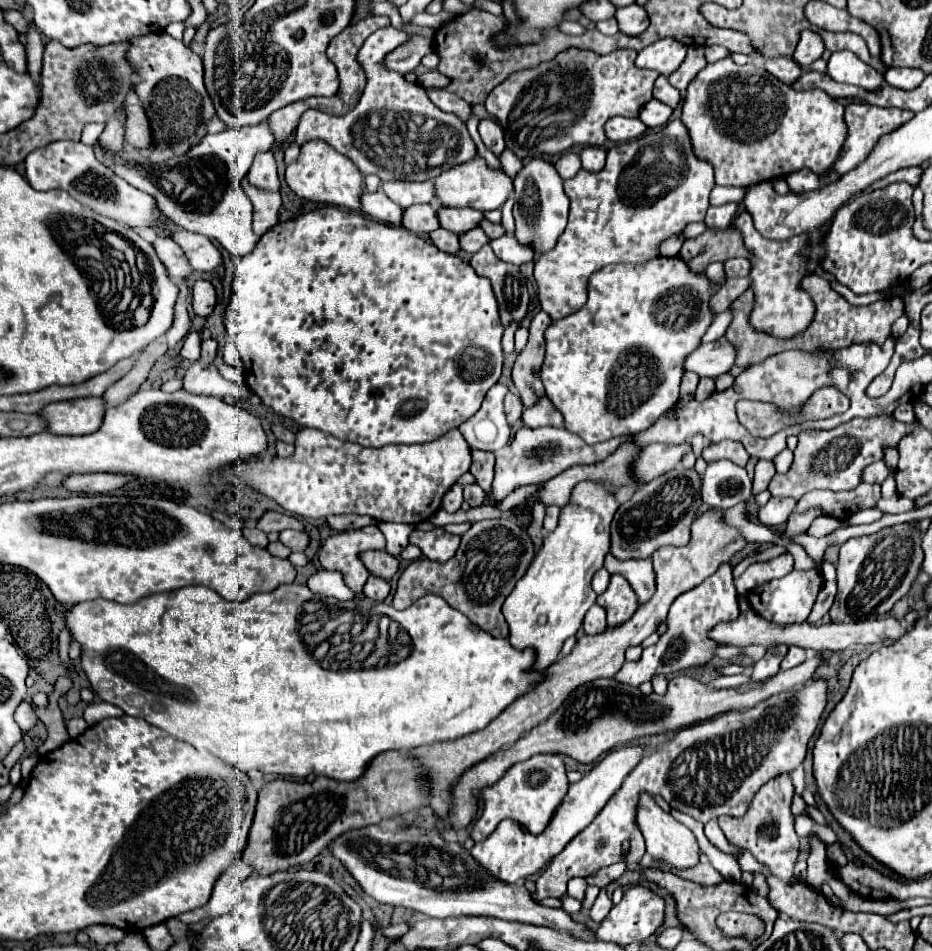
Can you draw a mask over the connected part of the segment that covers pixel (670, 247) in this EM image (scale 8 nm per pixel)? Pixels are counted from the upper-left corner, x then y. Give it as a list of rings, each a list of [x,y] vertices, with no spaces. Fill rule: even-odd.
[[[683,233],[672,235],[668,239],[664,240],[660,245],[660,254],[664,256],[677,255],[685,241]]]

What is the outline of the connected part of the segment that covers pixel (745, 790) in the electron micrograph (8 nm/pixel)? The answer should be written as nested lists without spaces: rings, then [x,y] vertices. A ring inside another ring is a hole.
[[[816,679],[798,691],[772,695],[748,711],[722,713],[720,717],[682,729],[668,747],[662,747],[654,755],[642,759],[642,763],[638,763],[638,767],[626,777],[622,787],[612,795],[594,821],[554,859],[550,859],[548,867],[536,881],[534,899],[562,897],[566,893],[568,879],[590,877],[612,863],[640,863],[642,833],[638,831],[636,811],[642,793],[652,797],[662,795],[672,809],[686,813],[700,823],[722,815],[742,817],[762,783],[768,783],[782,773],[792,773],[798,765],[802,765],[806,745],[826,707],[826,693],[826,681]],[[600,839],[606,839],[602,849],[596,847]],[[624,841],[630,841],[630,851],[624,851]]]

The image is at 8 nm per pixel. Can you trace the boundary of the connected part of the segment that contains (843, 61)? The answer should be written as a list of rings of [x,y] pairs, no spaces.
[[[836,51],[828,59],[828,69],[826,69],[834,81],[838,83],[848,83],[856,85],[868,91],[874,91],[882,87],[884,83],[884,73],[878,69],[870,67],[868,63],[862,63],[854,53],[850,51]]]

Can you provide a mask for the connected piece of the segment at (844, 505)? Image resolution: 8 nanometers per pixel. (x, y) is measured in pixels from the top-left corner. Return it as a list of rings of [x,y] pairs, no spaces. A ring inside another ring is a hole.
[[[860,483],[856,489],[844,491],[844,493],[832,493],[832,491],[806,493],[798,501],[794,513],[806,513],[812,507],[820,507],[824,517],[834,517],[842,521],[842,519],[850,519],[858,511],[874,509],[880,499],[882,499],[880,485]]]

